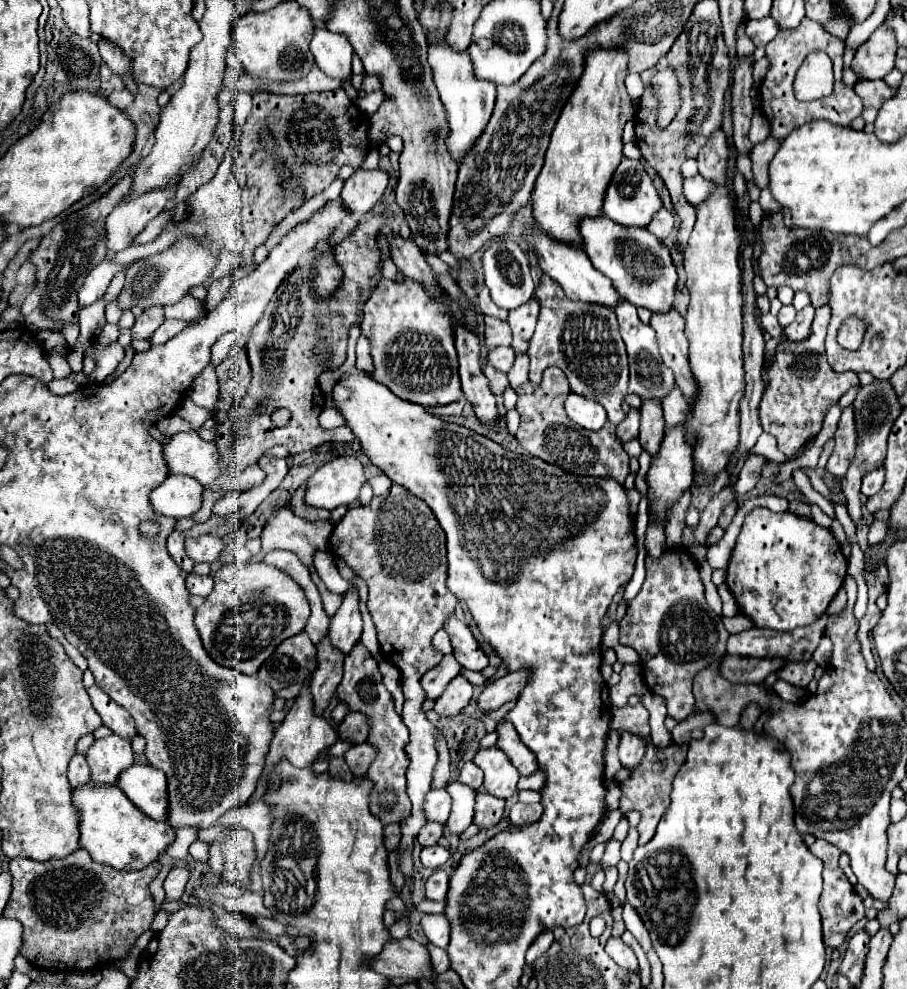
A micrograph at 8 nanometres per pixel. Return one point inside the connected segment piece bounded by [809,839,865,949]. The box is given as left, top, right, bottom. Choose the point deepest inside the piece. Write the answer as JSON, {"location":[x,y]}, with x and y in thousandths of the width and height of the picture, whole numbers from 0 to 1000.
{"location":[927,917]}

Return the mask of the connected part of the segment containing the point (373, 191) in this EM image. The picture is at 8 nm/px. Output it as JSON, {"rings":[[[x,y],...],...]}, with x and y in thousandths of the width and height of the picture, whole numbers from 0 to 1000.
{"rings":[[[394,171],[376,193],[376,203],[380,211],[387,215],[389,223],[398,223],[398,219],[411,211],[411,207],[420,201],[422,193],[429,187],[429,179],[424,173],[400,173]]]}

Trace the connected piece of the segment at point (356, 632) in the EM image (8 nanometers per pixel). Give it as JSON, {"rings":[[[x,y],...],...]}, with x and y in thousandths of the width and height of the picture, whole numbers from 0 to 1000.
{"rings":[[[387,594],[378,602],[378,610],[374,618],[365,624],[363,650],[367,650],[367,654],[372,654],[376,660],[383,662],[394,652],[398,638],[400,638],[400,626],[396,618],[396,602]]]}

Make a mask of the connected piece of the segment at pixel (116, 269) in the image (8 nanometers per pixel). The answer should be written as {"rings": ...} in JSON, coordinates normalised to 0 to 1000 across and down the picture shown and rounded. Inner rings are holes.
{"rings":[[[116,262],[114,266],[109,266],[109,268],[96,278],[96,282],[94,282],[94,286],[92,286],[89,294],[87,294],[87,308],[89,308],[89,310],[96,310],[96,308],[105,306],[107,302],[111,302],[111,300],[116,298],[118,290],[120,290],[122,282],[125,282],[129,276],[138,274],[140,270],[142,270],[142,268],[131,268],[131,266],[122,264],[122,262]]]}

